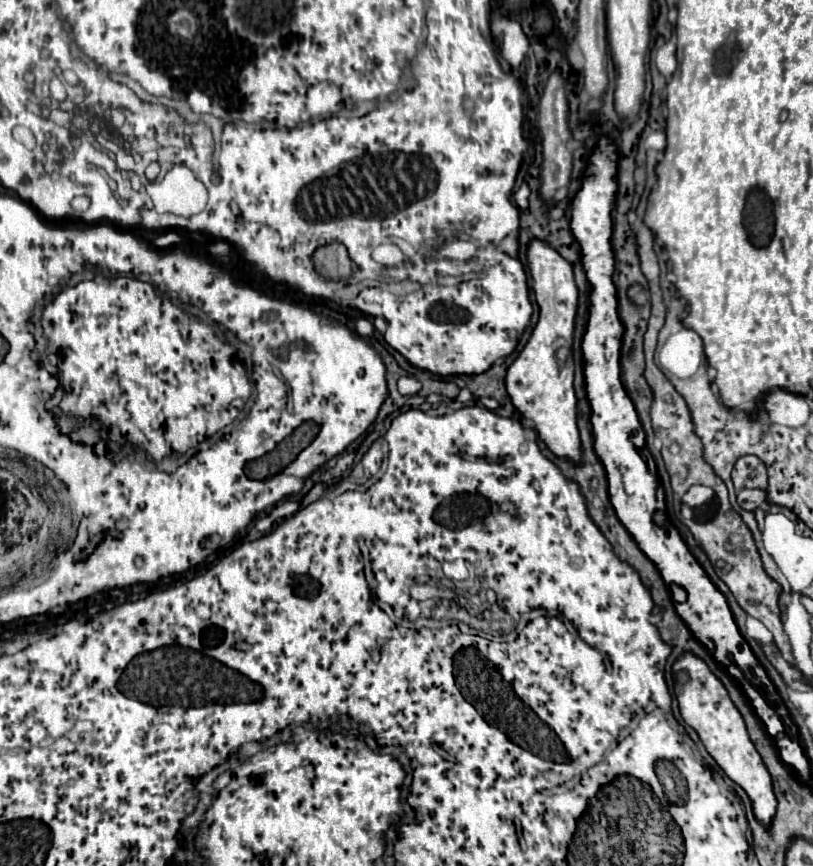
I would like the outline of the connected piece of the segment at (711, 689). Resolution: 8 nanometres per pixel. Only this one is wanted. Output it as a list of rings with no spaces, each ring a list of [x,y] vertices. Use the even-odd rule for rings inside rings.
[[[684,654],[680,660],[676,660],[676,664],[672,666],[672,674],[674,674],[674,692],[676,692],[676,698],[680,704],[682,718],[686,720],[686,724],[690,724],[698,732],[706,750],[718,762],[718,766],[726,772],[726,776],[730,780],[734,780],[736,784],[740,784],[748,792],[748,796],[754,804],[756,818],[768,826],[776,812],[772,780],[770,780],[770,774],[768,774],[760,754],[756,752],[752,740],[748,738],[744,720],[742,720],[740,712],[736,710],[736,706],[732,704],[726,688],[710,672],[706,662],[702,662],[694,654]]]

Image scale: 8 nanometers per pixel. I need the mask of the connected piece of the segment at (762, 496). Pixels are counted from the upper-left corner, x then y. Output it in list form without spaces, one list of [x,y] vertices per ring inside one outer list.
[[[740,490],[738,492],[738,504],[744,508],[744,510],[756,510],[758,506],[764,506],[766,504],[766,490]]]

